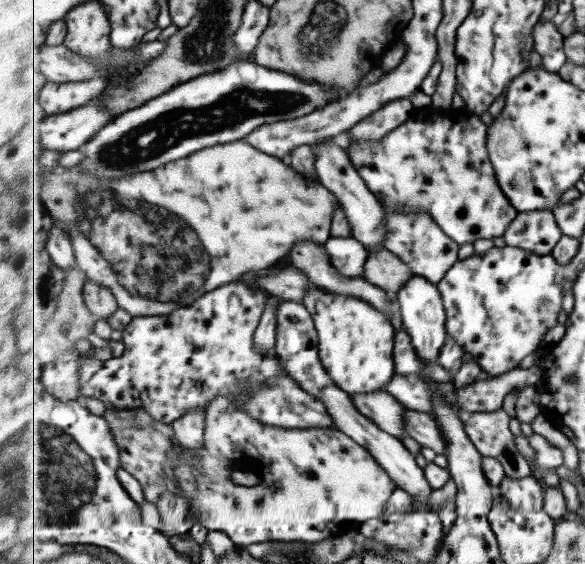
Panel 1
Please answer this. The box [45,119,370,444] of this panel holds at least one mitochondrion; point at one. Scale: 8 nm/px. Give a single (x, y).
(93, 214)

